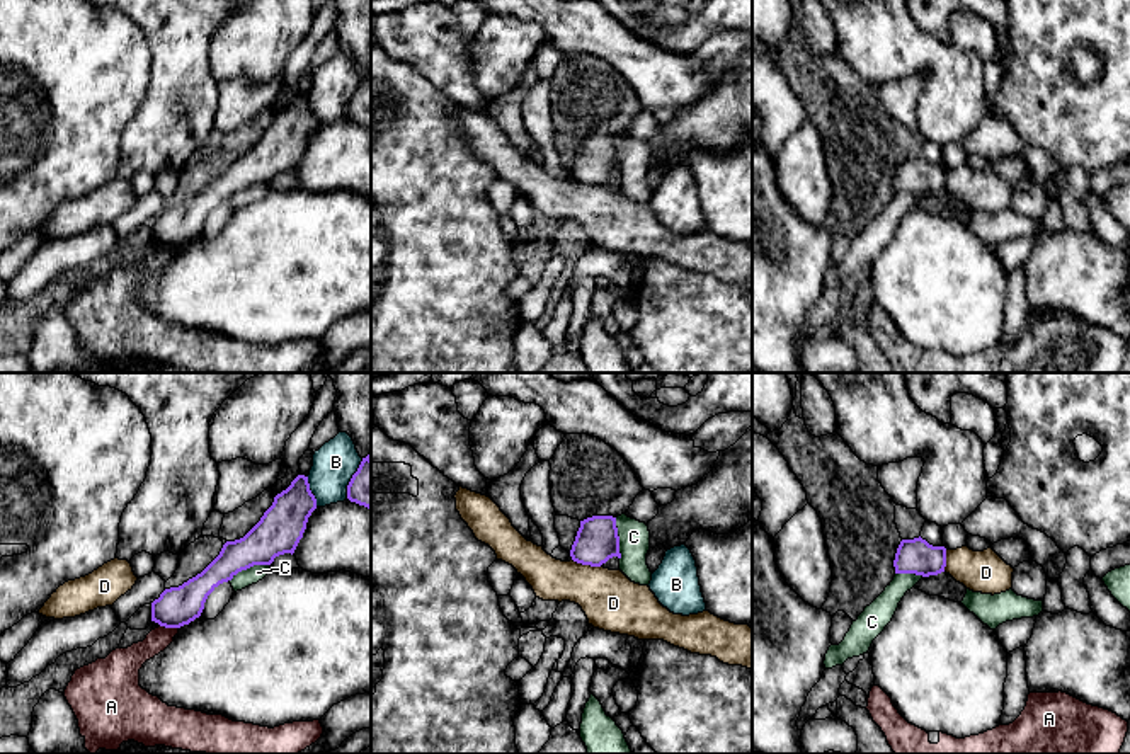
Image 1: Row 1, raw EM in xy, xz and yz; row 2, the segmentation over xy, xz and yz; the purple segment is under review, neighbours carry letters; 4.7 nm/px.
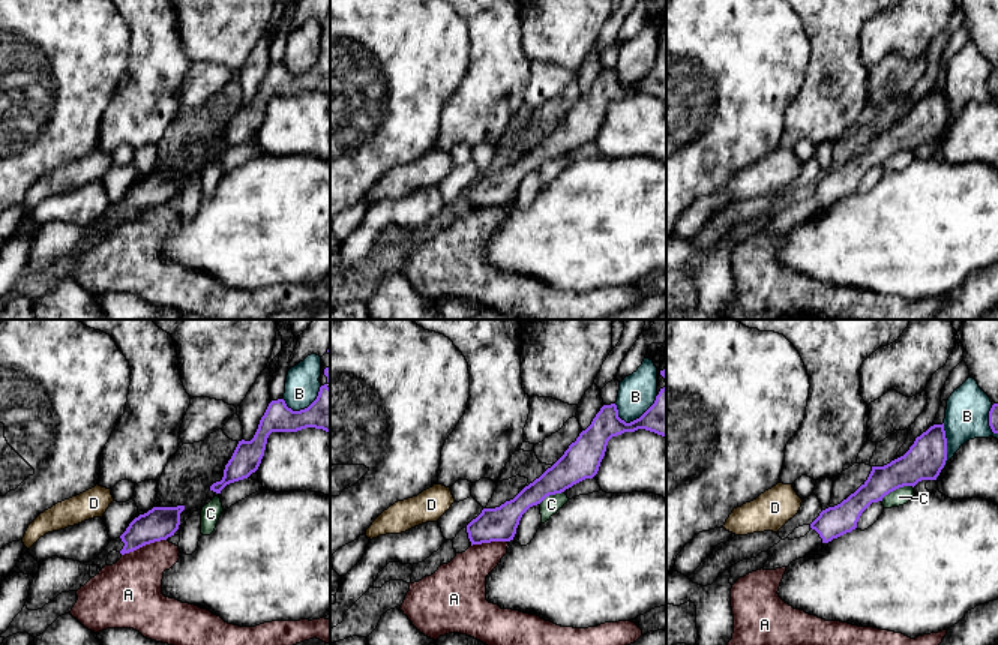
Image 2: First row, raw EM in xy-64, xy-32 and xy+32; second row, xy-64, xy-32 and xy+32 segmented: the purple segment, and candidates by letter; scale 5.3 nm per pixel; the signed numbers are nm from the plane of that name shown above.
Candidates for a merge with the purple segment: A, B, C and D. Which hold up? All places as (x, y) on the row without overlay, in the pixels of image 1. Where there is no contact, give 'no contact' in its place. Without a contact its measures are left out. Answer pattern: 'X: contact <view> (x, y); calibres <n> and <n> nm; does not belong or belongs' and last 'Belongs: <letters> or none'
A: contact xy (169, 245); calibres 190 and 130 nm; does not belong
B: contact xy (310, 111); calibres 220 and 200 nm; does not belong
C: contact xy (249, 186); calibres 220 and 80 nm; does not belong
D: contact xz (586, 182); calibres 200 and 280 nm; does not belong
Belongs: none

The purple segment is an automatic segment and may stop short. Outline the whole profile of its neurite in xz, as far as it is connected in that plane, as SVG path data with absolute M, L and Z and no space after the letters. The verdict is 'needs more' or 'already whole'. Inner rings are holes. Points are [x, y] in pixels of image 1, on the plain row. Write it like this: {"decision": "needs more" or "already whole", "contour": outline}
{"decision": "already whole", "contour": "M592 134L580 140L570 175L591 186L601 186L613 175L621 177L616 136Z"}

